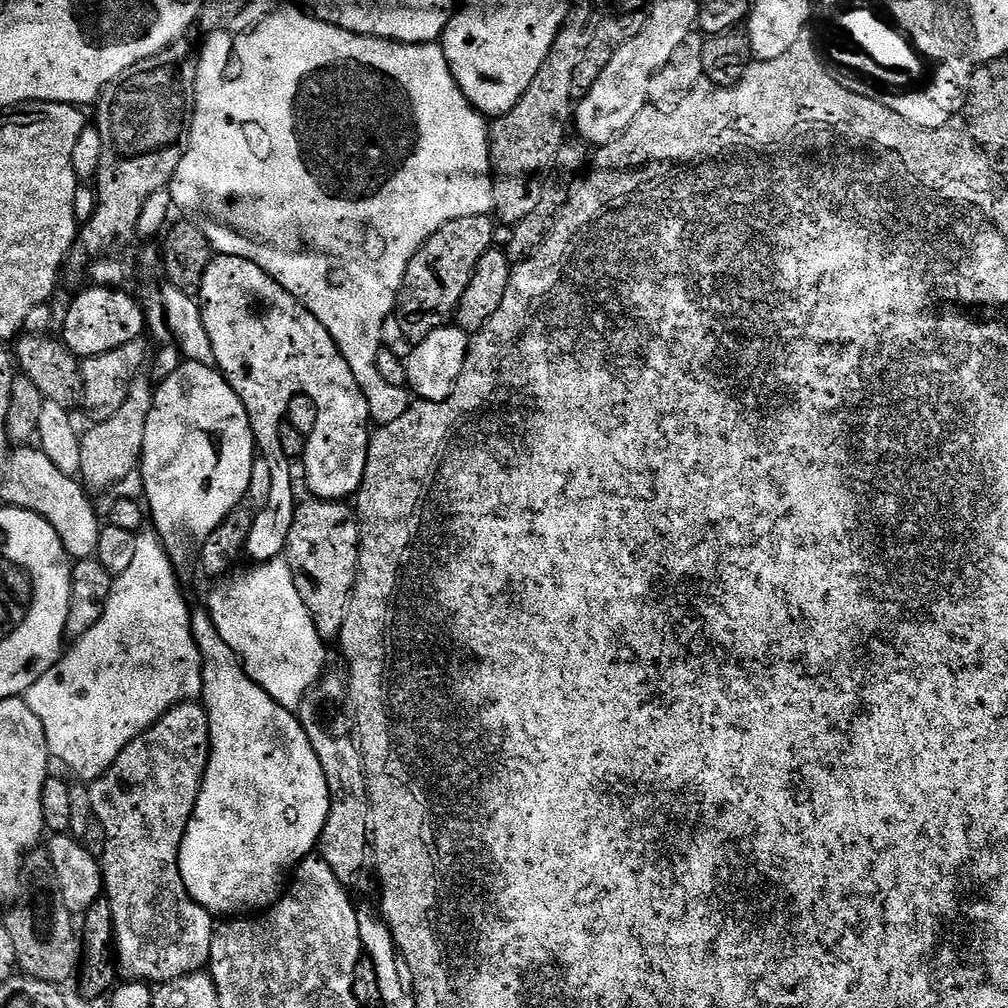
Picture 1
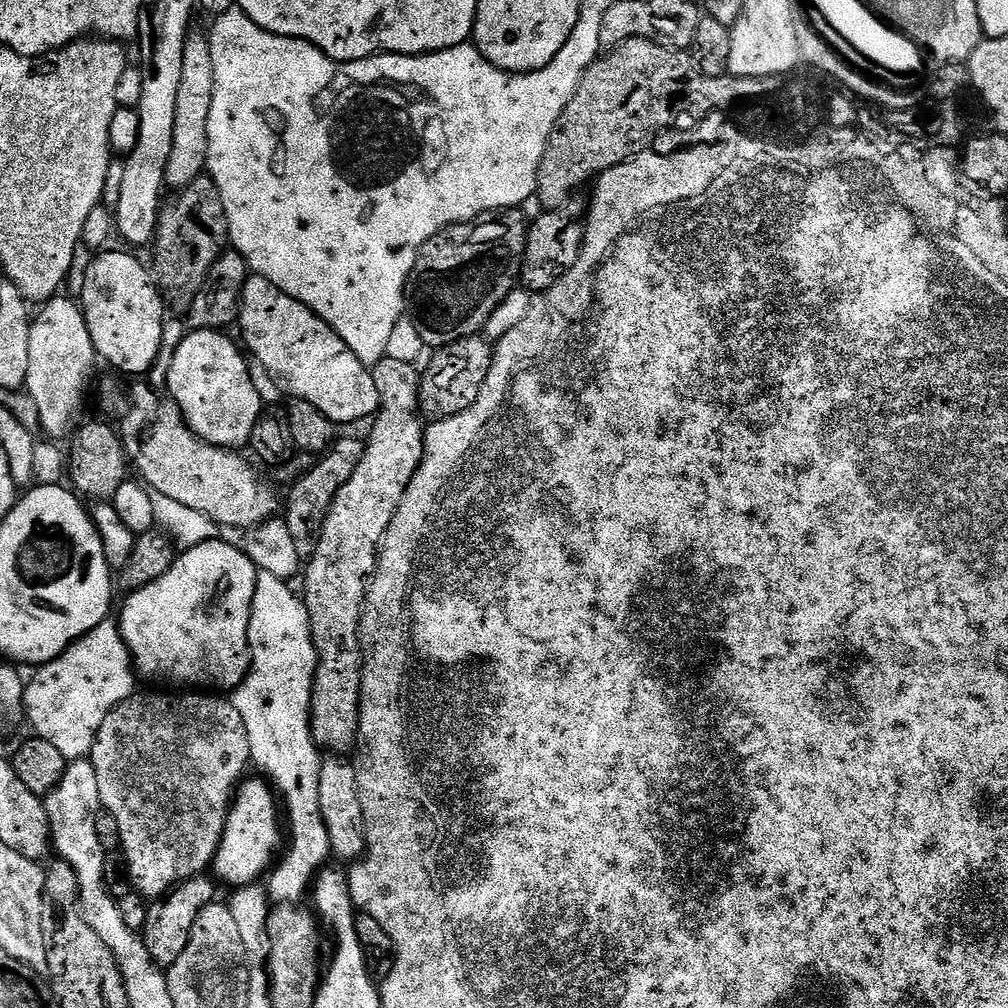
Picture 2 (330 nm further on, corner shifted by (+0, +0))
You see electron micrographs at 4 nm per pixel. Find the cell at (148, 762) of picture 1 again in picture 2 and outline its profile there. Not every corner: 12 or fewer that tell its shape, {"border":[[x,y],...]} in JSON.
{"border":[[133,694],[90,759],[131,887],[211,869],[252,764],[220,694]]}

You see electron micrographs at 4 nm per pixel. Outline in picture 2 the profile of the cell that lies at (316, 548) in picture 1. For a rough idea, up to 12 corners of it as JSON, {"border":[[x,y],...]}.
{"border":[[336,443],[293,483],[286,523],[296,553],[311,558],[334,498],[365,447]]}

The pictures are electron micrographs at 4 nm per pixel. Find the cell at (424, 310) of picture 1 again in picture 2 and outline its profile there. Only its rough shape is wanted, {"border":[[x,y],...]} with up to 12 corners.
{"border":[[520,208],[450,224],[406,289],[429,349],[483,333],[520,280]]}

